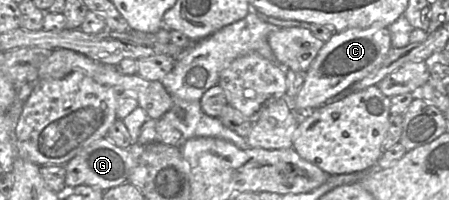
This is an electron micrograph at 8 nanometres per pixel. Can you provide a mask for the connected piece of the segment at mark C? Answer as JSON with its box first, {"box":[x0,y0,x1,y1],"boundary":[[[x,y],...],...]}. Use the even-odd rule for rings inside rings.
{"box":[290,26,391,114],"boundary":[[[373,26],[335,32],[305,72],[305,81],[297,96],[290,101],[291,107],[298,114],[305,114],[323,106],[329,99],[368,76],[384,61],[391,48],[388,27]]]}

